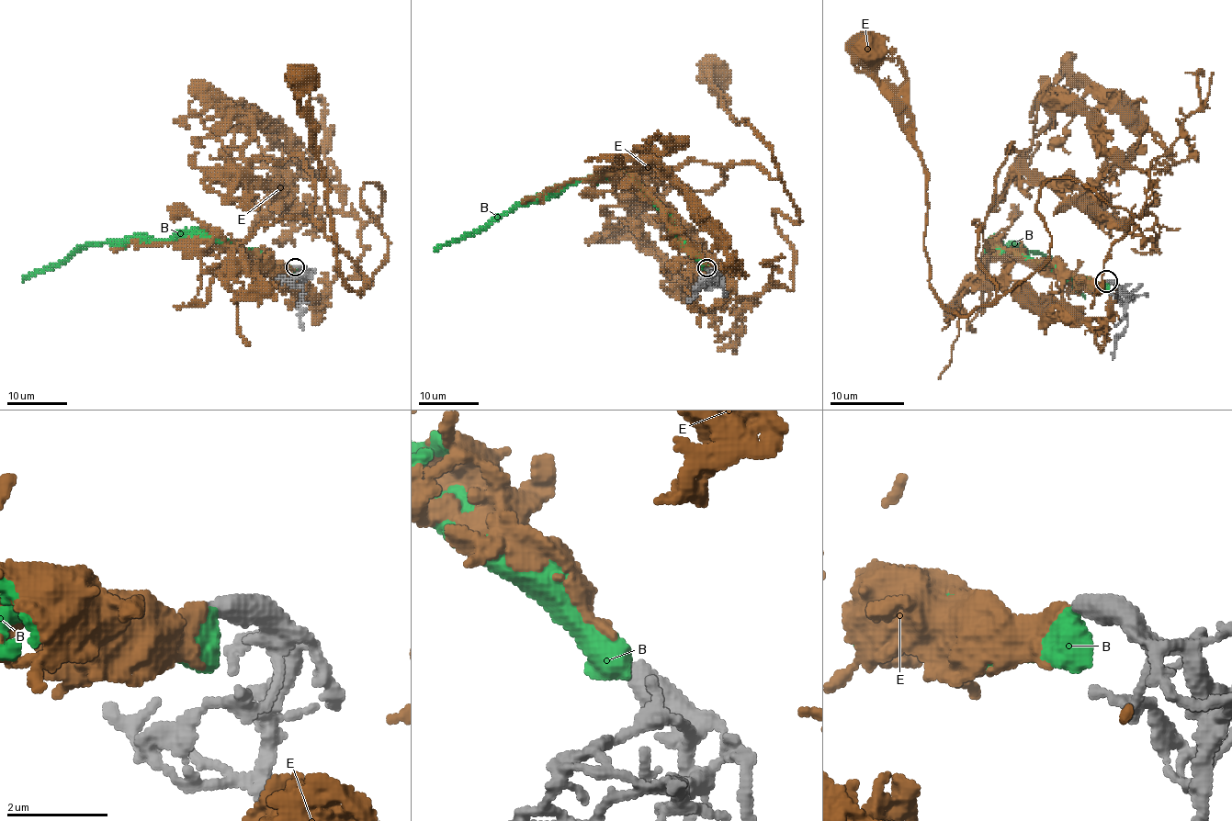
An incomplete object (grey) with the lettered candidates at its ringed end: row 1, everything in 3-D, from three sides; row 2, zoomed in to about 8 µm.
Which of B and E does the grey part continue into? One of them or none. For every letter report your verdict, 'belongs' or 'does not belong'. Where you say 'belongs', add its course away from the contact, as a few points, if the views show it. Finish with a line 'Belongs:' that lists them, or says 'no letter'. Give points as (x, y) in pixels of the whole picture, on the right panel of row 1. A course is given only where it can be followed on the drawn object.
B: does not belong
E: belongs; course (1107, 282), (988, 254), (978, 220), (975, 260), (996, 295), (966, 315), (940, 302), (907, 73), (864, 42)
Belongs: E

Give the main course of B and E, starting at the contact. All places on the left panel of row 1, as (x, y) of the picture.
B: (296, 267), (276, 269), (258, 253), (211, 237), (182, 236), (82, 244), (22, 281)
E: (296, 267), (225, 246), (262, 223), (303, 218), (366, 286), (359, 294), (337, 267), (311, 73), (303, 73)

